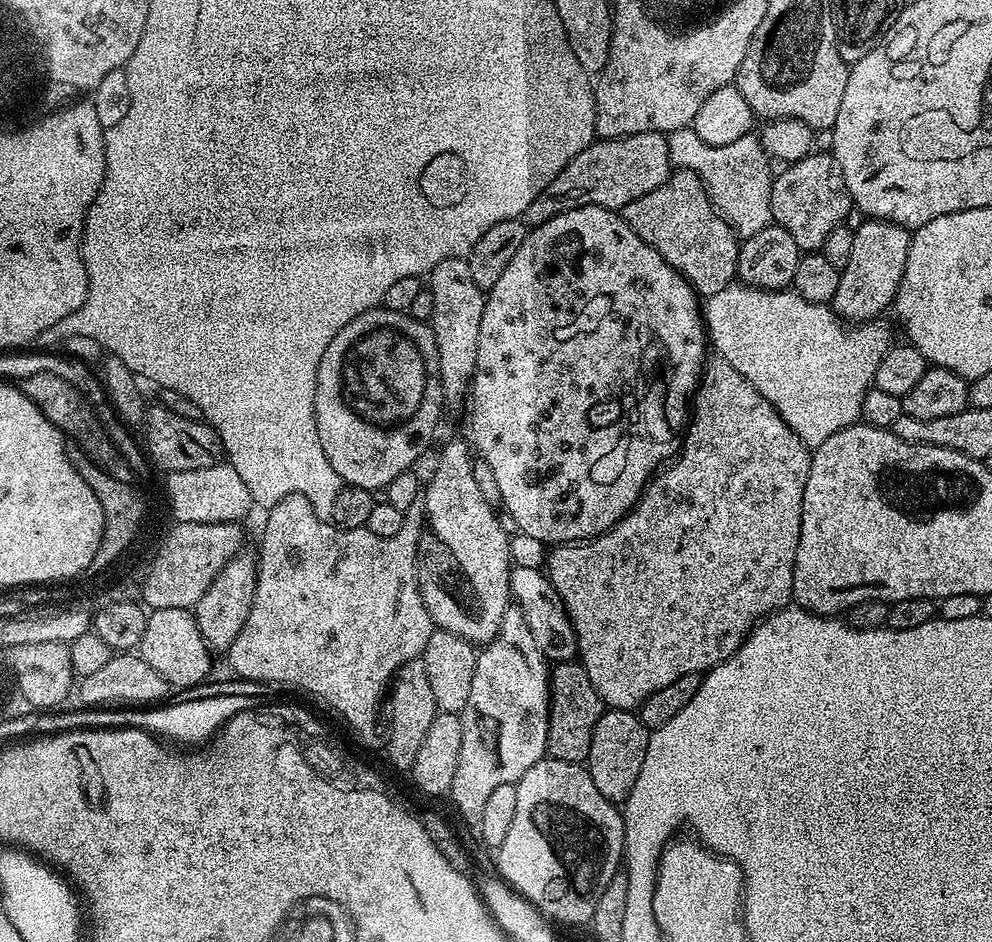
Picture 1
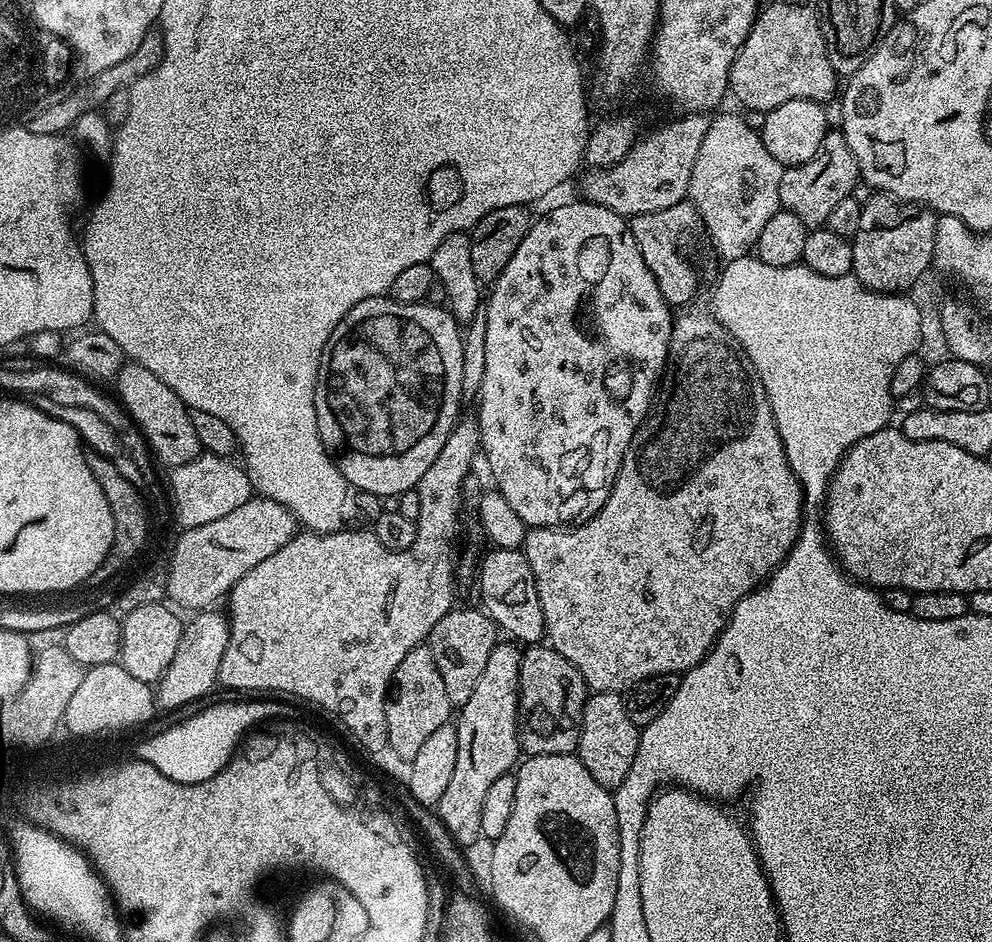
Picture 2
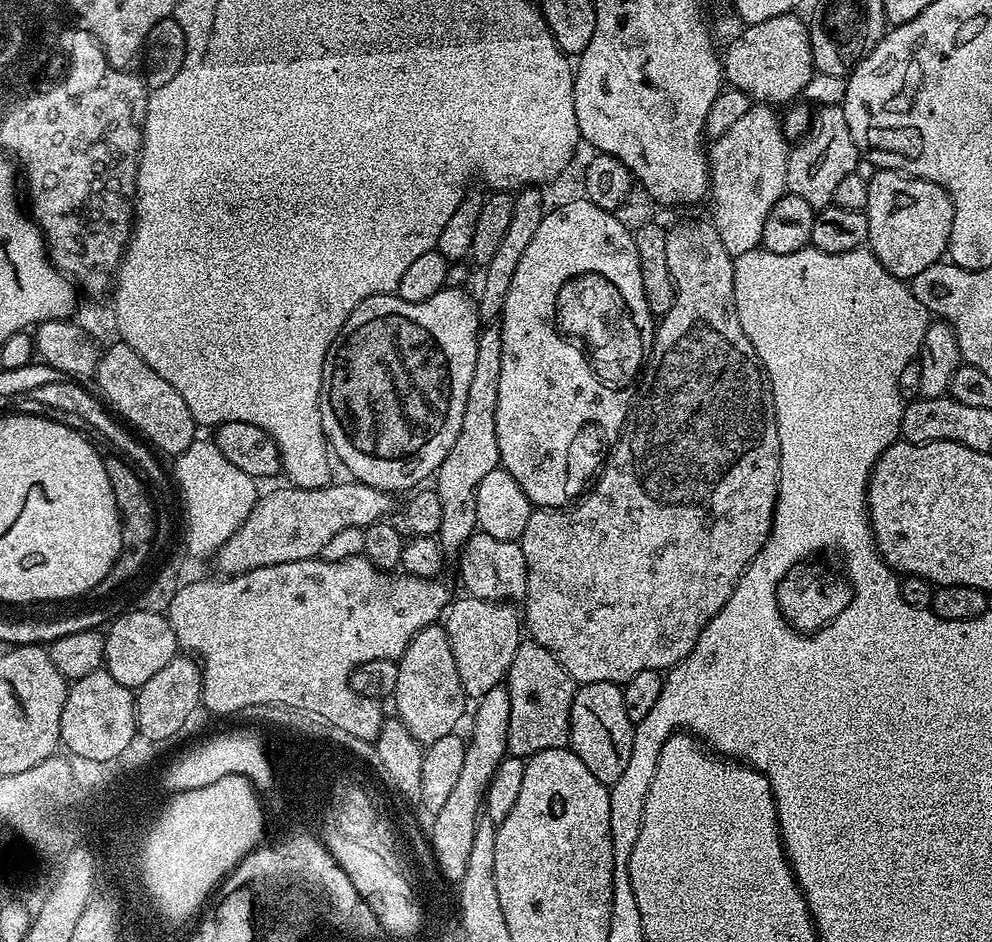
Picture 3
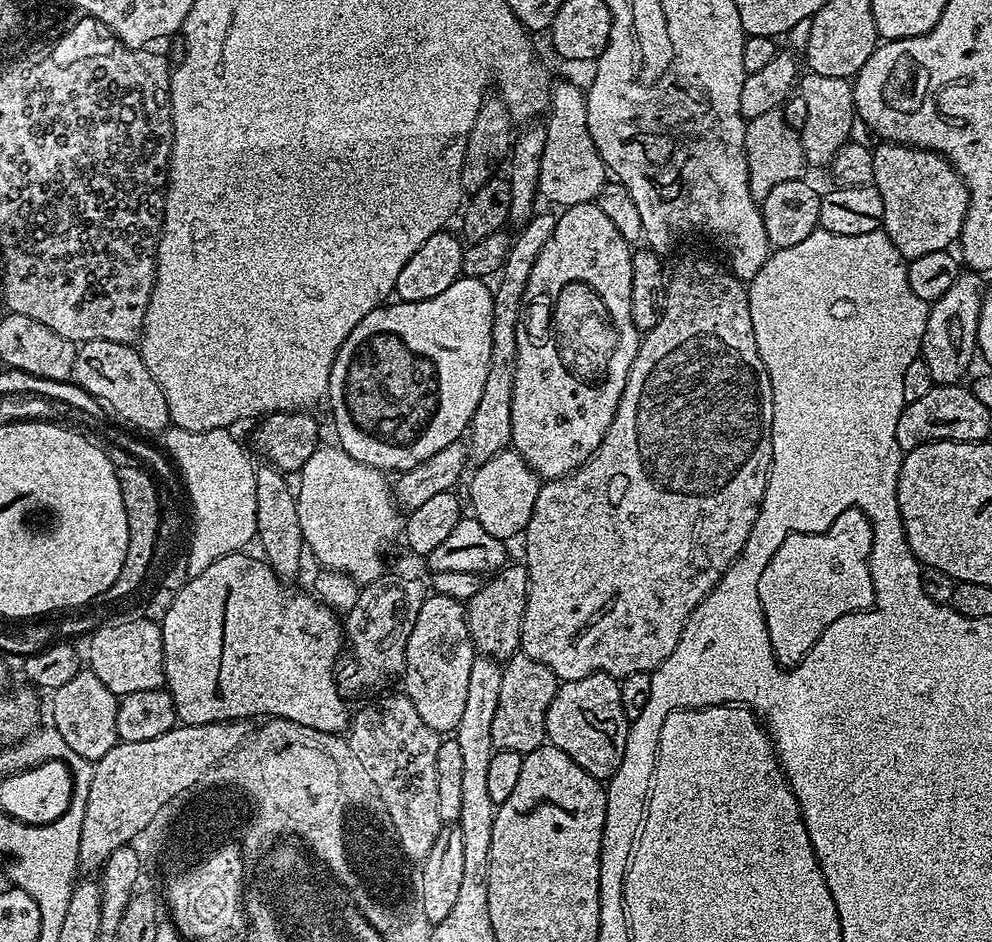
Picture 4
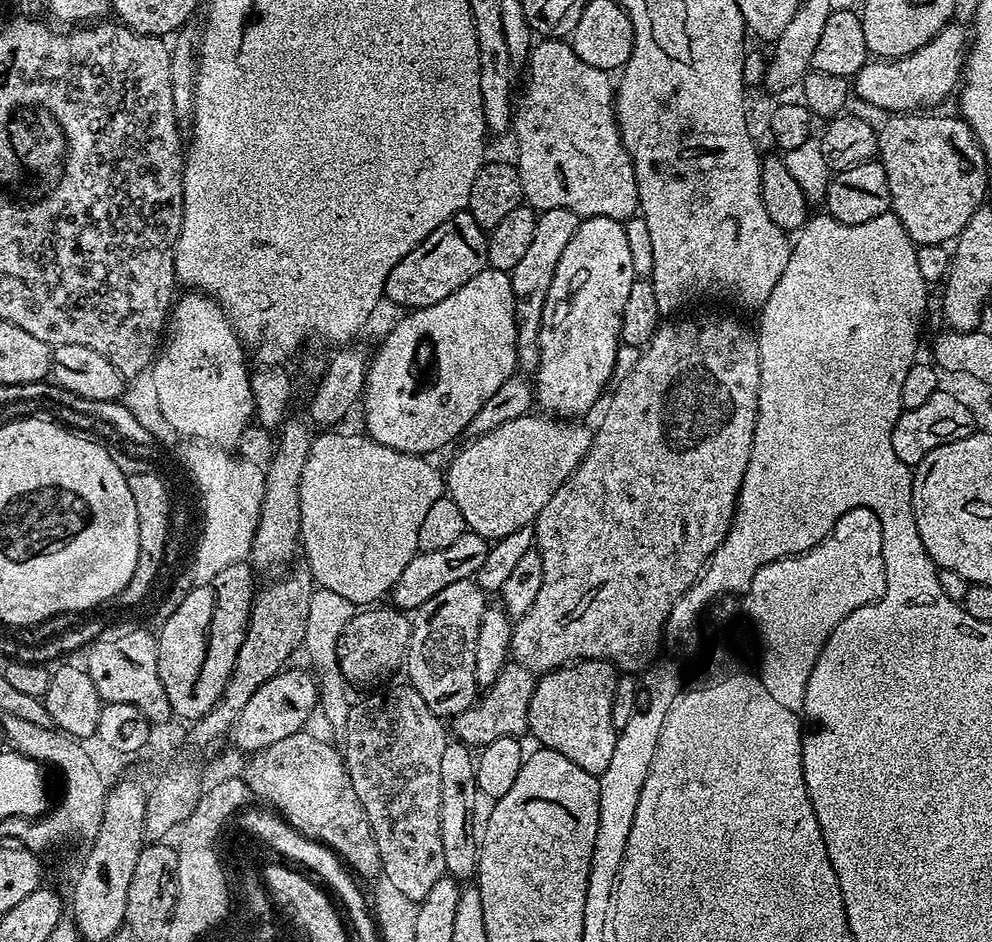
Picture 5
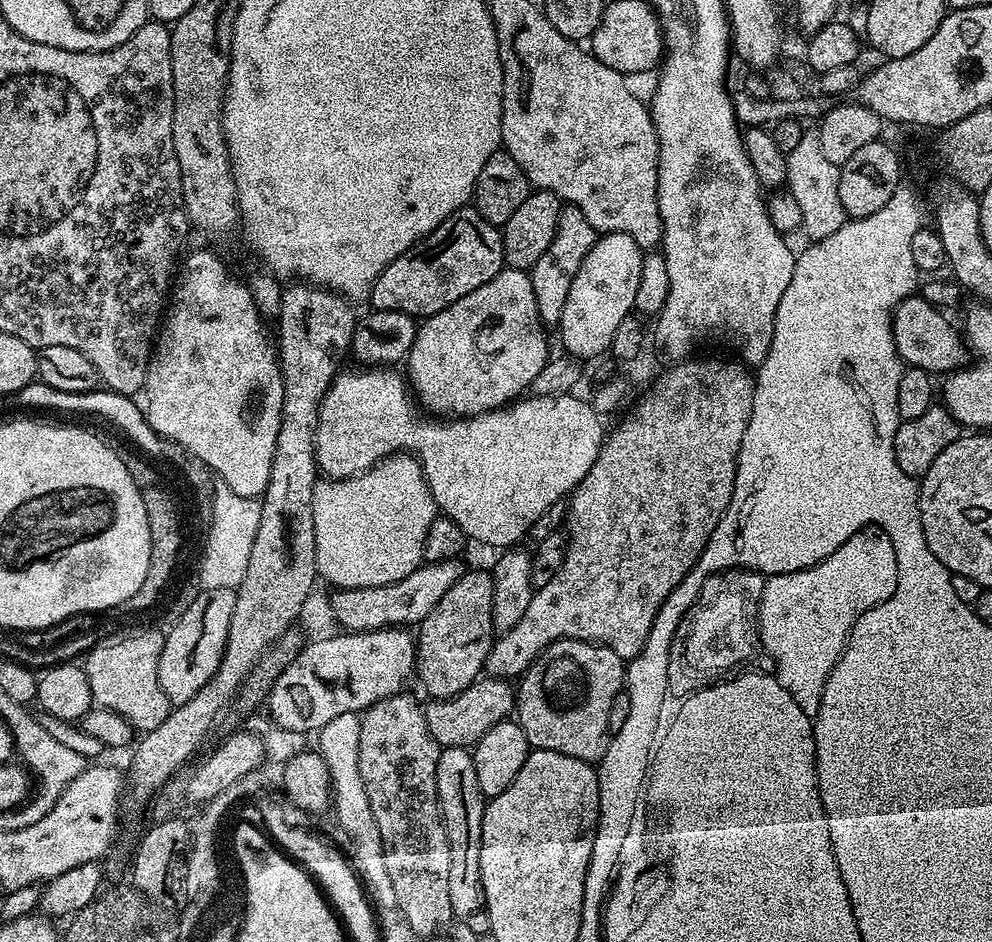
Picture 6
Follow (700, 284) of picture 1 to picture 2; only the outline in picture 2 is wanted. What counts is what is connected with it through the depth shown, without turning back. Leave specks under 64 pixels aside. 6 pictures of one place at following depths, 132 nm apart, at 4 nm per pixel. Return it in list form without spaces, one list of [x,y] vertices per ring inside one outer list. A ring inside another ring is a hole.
[[[681,202],[674,206],[666,206],[666,210],[638,214],[630,220],[632,237],[642,254],[642,262],[646,262],[650,274],[654,274],[658,282],[658,290],[662,290],[664,301],[676,310],[688,306],[683,304],[690,303],[696,296],[696,272],[692,269],[691,262],[684,260],[684,252],[680,249],[680,239],[692,227],[697,227],[697,224],[696,205],[692,202]]]

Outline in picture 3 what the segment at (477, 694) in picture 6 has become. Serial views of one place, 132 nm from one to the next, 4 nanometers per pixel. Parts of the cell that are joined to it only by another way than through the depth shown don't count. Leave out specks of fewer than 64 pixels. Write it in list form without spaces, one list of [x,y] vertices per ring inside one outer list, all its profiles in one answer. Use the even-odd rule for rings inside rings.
[[[531,638],[521,639],[513,661],[510,662],[506,687],[510,698],[507,755],[527,758],[538,754],[542,750],[569,747],[570,710],[572,709],[578,684],[577,681],[572,679],[572,675],[560,665],[558,658],[554,658],[554,654],[550,654],[550,650],[546,650]]]

